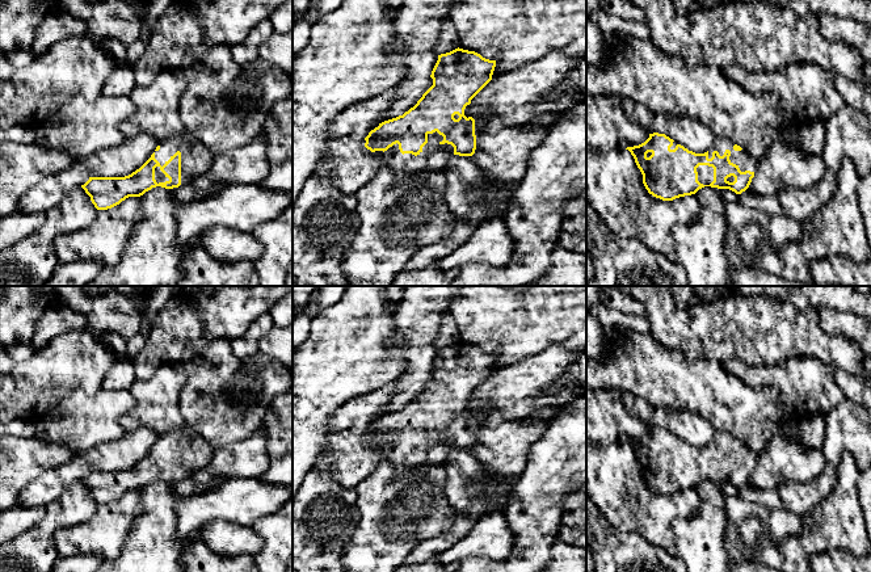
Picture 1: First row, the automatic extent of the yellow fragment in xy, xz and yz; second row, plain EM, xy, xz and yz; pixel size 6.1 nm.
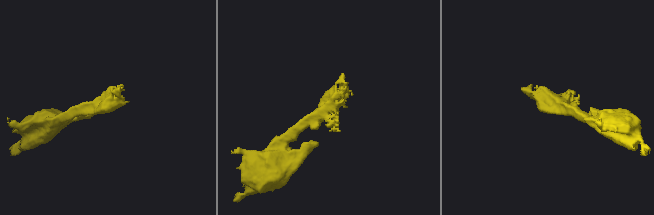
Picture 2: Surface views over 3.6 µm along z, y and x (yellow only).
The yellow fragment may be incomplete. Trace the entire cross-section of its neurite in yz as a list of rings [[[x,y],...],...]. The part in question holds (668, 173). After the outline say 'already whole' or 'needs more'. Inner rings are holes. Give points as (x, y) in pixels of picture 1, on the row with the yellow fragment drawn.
[[[658,133],[649,134],[649,138],[644,143],[627,147],[626,150],[634,156],[635,163],[643,174],[643,184],[648,193],[662,201],[673,201],[679,197],[695,194],[704,186],[729,189],[736,194],[741,194],[749,188],[757,168],[757,161],[746,151],[729,139],[718,136],[711,150],[704,153],[689,151],[665,134]]]; needs more

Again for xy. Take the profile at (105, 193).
[[[184,131],[161,142],[151,157],[125,177],[89,177],[81,185],[97,210],[108,210],[129,197],[140,197],[152,188],[178,188],[207,173],[214,164],[211,151],[193,134]]]; needs more

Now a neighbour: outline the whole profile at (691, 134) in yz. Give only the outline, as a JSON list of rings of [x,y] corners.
[[[623,97],[622,106],[626,115],[648,134],[665,134],[695,153],[710,151],[716,139],[712,130],[698,119],[653,112],[630,97]]]

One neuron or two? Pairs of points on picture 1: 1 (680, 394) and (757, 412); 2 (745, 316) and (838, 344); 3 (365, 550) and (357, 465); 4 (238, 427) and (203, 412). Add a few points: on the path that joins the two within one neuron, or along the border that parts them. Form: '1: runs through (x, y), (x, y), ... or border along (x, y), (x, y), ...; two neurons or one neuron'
1: runs through (699, 394), (715, 394), (737, 408); one neuron
2: runs through (769, 327), (785, 339), (806, 341), (815, 348); one neuron
3: border along (366, 476), (354, 487); two neurons
4: runs through (230, 419), (223, 412), (211, 412); one neuron

